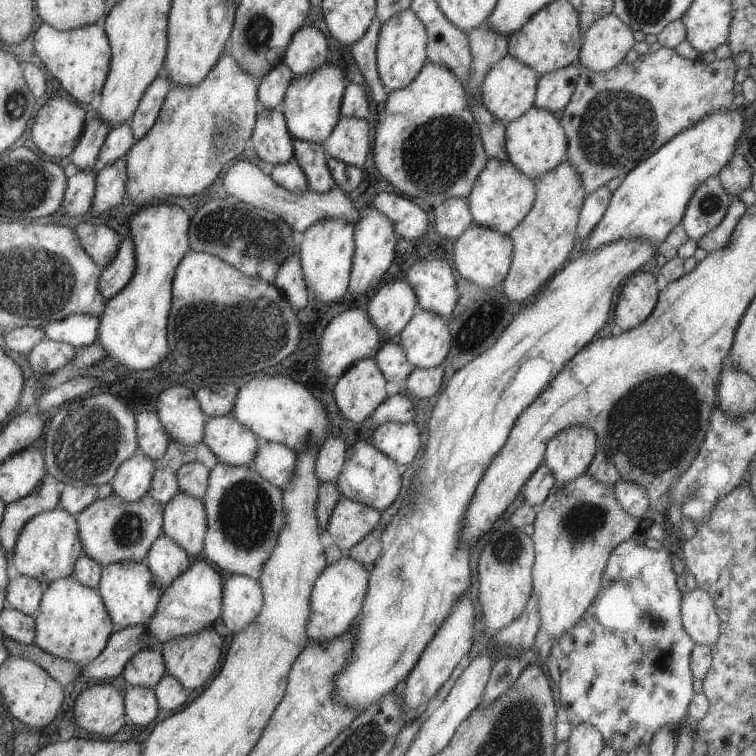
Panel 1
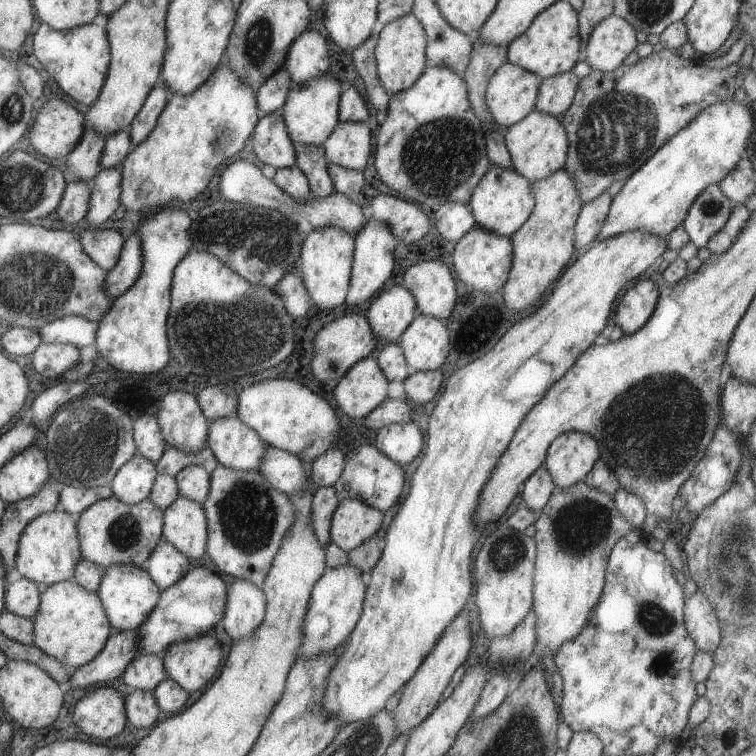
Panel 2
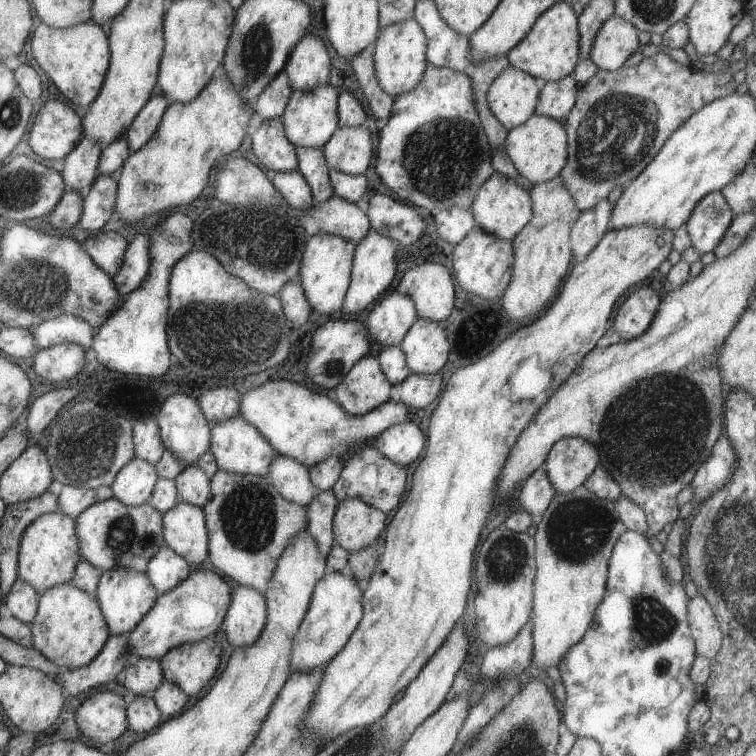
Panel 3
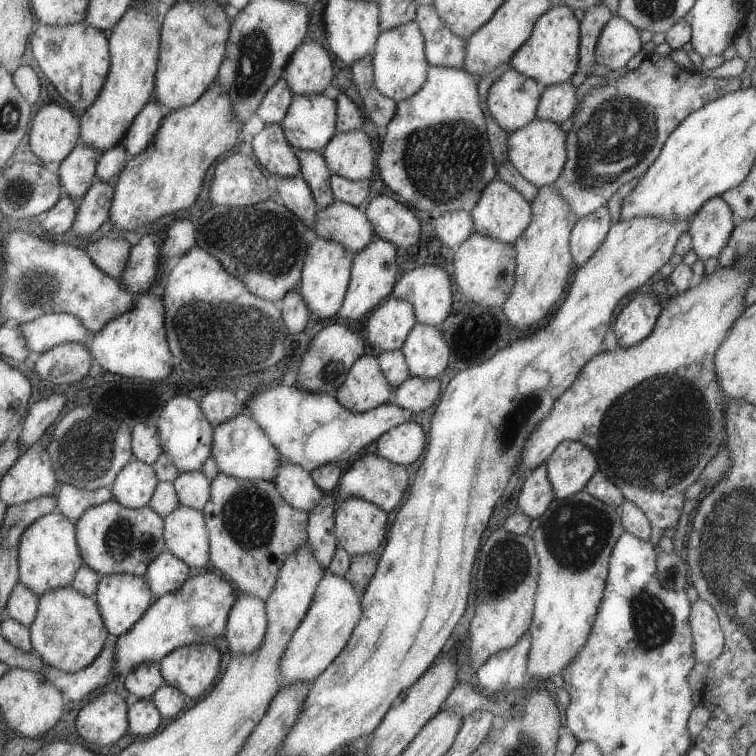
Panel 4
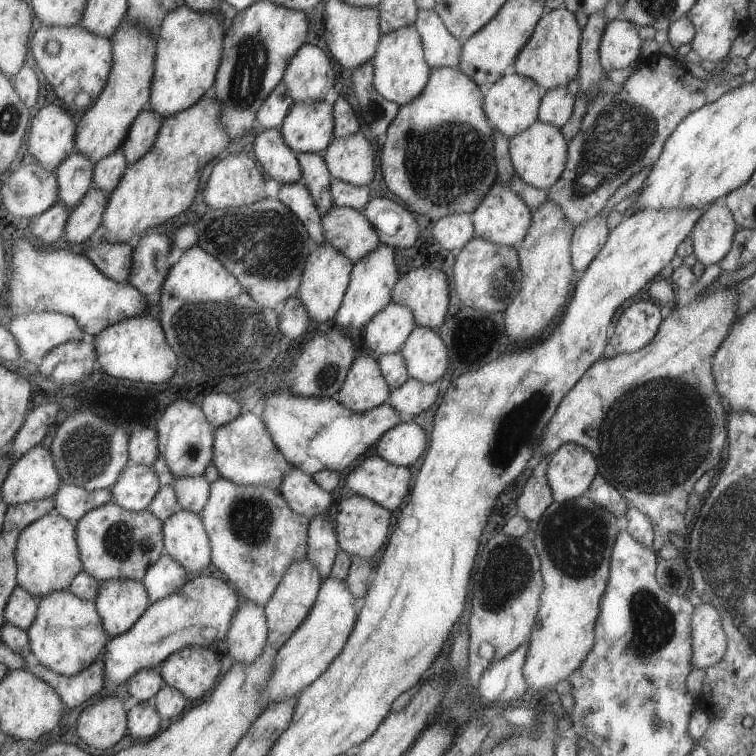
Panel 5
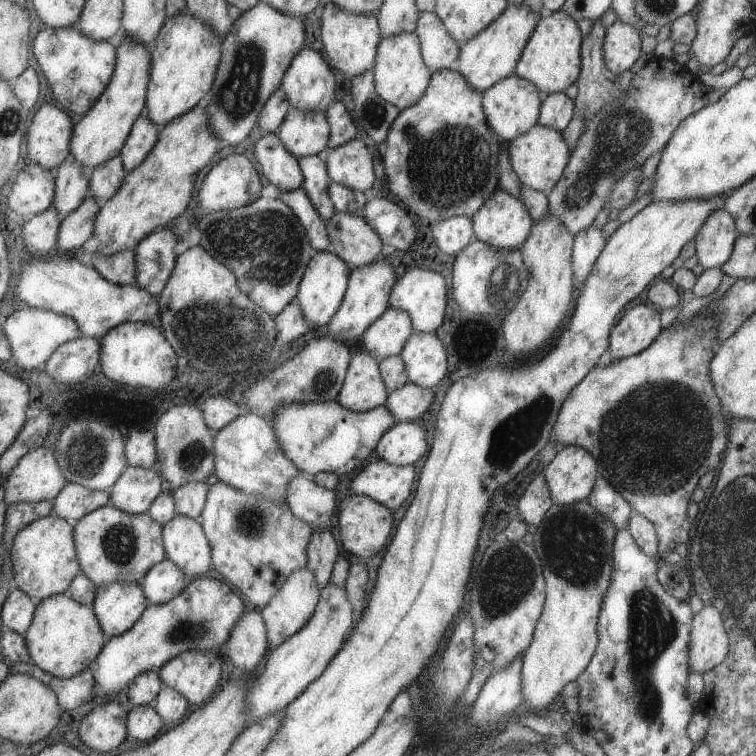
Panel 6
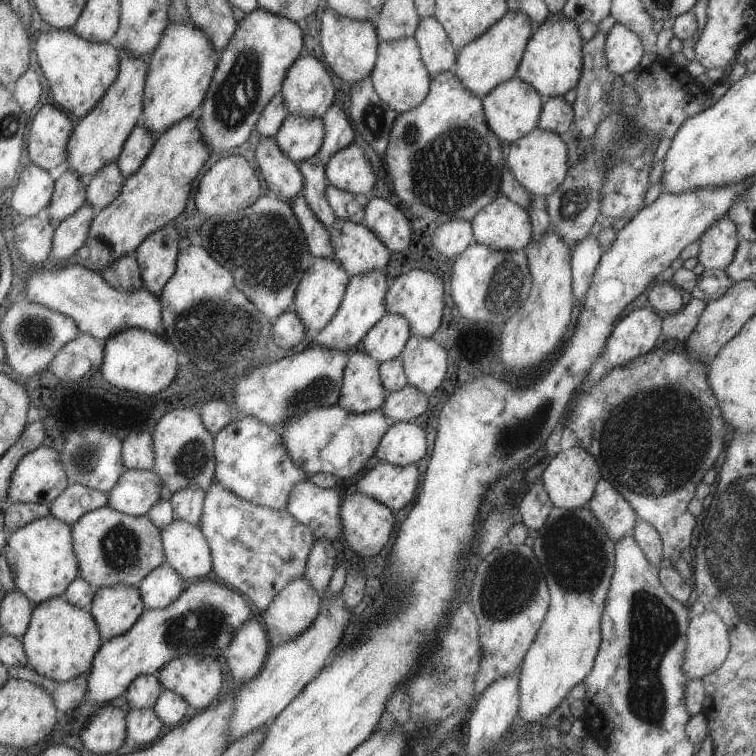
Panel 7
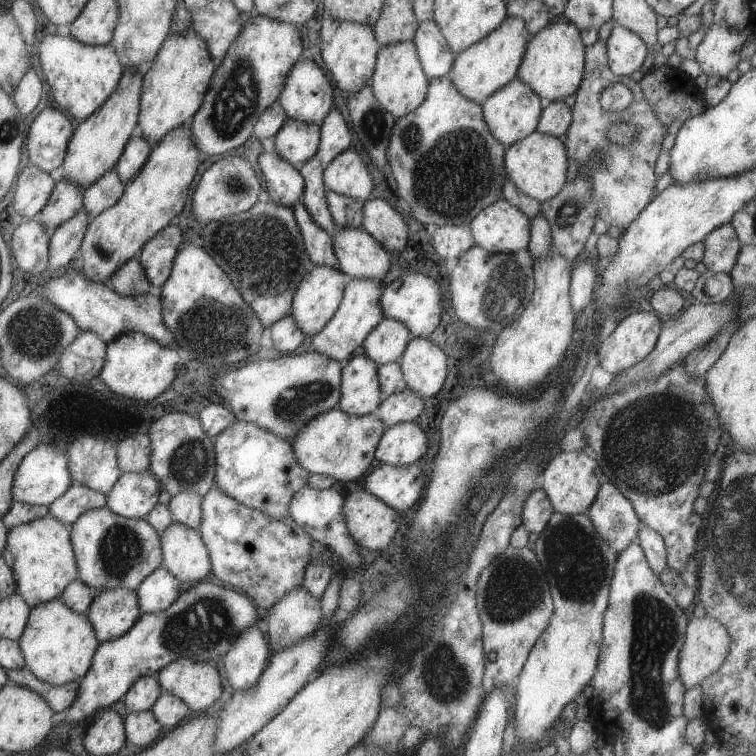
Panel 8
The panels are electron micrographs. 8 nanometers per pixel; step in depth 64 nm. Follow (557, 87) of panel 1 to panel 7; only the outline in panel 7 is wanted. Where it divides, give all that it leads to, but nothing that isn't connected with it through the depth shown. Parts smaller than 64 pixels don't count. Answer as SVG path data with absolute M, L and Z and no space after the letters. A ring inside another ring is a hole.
M561 96L549 98L541 108L537 128L561 135L572 128L573 110Z

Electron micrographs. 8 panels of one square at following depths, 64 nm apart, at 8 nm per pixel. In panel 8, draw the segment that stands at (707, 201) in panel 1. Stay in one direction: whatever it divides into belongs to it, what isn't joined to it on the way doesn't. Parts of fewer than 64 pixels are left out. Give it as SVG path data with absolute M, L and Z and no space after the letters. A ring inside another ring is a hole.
M727 221L708 232L701 241L704 251L701 262L709 272L728 273L736 263L741 244L732 224Z

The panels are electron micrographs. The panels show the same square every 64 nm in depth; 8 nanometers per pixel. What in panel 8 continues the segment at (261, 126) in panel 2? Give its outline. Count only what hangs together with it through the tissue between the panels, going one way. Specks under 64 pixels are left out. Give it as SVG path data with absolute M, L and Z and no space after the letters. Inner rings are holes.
M270 143L258 155L258 165L265 182L266 198L286 207L292 207L300 200L304 187L303 177L297 168L276 154Z

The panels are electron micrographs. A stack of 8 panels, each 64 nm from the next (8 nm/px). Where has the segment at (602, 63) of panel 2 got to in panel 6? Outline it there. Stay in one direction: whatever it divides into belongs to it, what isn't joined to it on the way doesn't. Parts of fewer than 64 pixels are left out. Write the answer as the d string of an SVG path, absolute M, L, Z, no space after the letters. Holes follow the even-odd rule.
M616 20L605 29L602 52L607 70L620 75L624 70L629 70L642 54L639 32L629 24Z

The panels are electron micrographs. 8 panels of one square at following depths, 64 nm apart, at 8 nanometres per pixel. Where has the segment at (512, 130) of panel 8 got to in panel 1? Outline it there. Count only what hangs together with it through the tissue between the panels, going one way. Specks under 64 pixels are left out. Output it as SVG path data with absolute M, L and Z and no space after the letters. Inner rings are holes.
M508 52L492 64L482 76L479 97L485 108L504 125L518 119L534 105L536 84L539 75L526 64L514 59Z

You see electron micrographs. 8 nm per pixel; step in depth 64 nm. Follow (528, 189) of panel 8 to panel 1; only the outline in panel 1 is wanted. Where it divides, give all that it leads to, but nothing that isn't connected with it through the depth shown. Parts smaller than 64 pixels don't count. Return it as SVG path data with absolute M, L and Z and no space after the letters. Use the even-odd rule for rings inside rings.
M535 105L526 110L518 119L504 125L504 149L508 159L526 177L533 180L536 176L555 168L566 160L567 137L560 120L552 112L537 108Z

